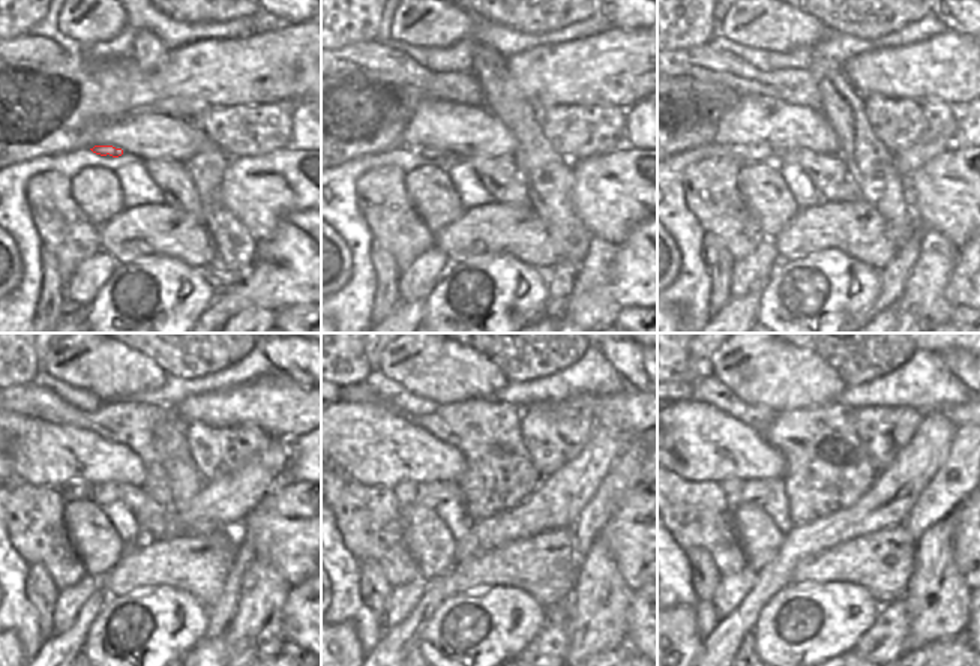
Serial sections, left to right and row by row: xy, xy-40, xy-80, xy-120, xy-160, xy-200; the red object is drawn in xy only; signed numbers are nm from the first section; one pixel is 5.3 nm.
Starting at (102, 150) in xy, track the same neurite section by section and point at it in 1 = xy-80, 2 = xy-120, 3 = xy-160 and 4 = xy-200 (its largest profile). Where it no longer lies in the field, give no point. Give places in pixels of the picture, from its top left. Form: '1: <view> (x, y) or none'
1: xy-80 (748, 153)
2: xy-120 (69, 492)
3: xy-160 (404, 492)
4: xy-200 (731, 488)

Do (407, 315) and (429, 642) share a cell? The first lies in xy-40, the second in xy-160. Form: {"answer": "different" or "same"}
{"answer": "different"}

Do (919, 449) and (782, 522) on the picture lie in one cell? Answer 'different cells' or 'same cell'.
different cells

